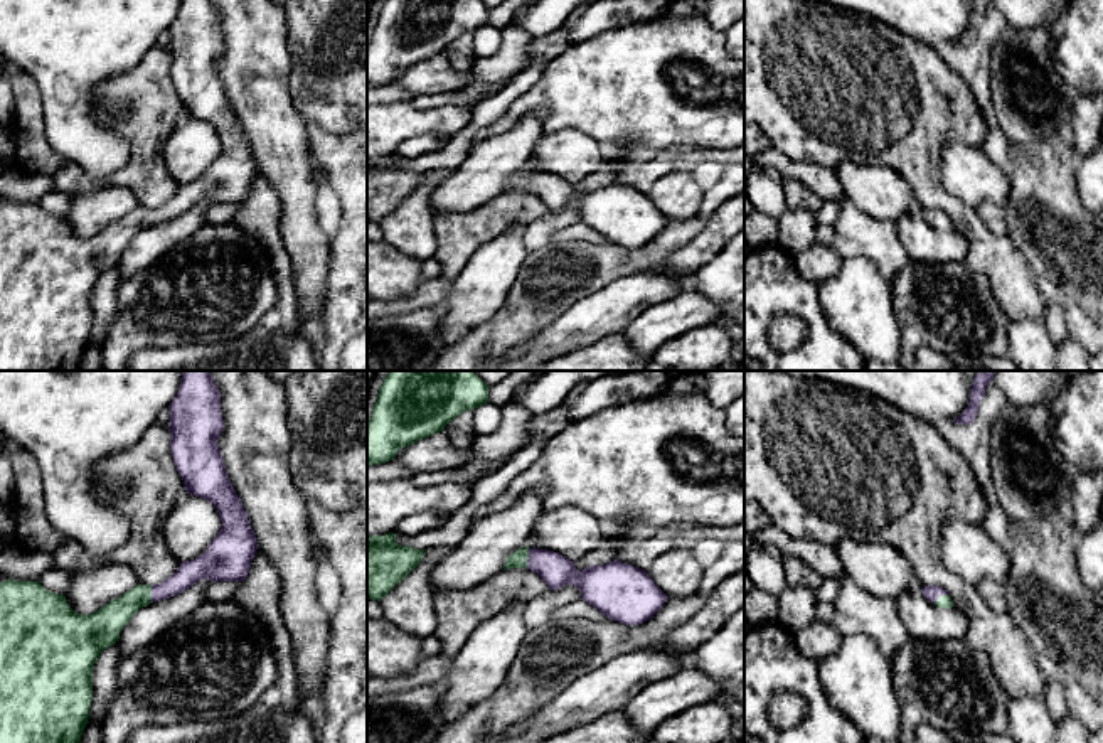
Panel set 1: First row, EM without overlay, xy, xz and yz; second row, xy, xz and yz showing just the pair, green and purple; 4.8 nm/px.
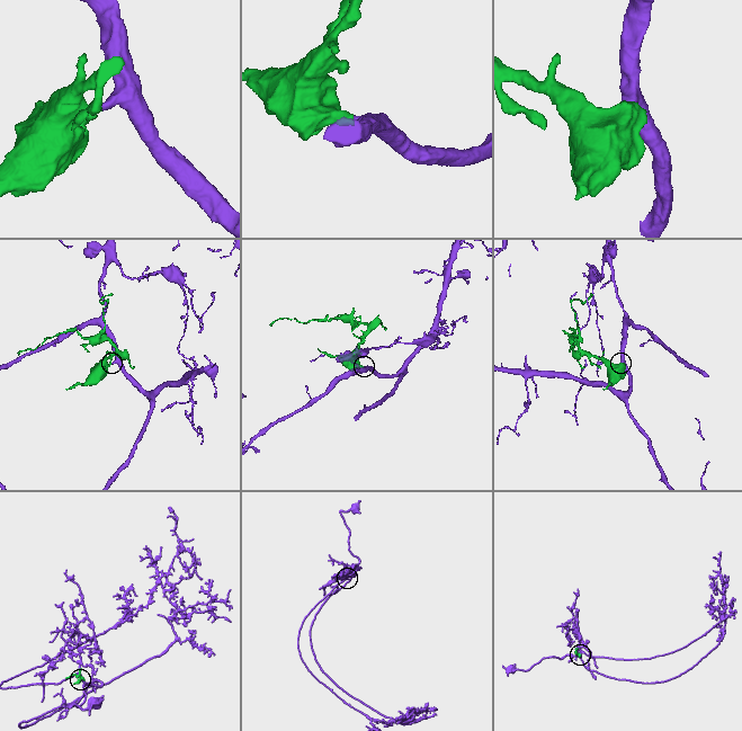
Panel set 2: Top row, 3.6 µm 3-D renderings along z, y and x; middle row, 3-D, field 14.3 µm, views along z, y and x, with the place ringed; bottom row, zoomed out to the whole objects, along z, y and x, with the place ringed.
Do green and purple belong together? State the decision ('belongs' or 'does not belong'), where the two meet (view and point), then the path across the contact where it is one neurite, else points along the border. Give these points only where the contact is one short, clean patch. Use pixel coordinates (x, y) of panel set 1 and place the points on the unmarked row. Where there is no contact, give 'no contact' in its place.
belongs | xz (527, 181) | across xz (519, 181), (527, 181), (543, 184), (556, 192)

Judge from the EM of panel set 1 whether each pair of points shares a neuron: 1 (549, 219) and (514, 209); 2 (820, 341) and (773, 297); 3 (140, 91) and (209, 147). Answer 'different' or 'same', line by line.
1: different
2: same
3: different

